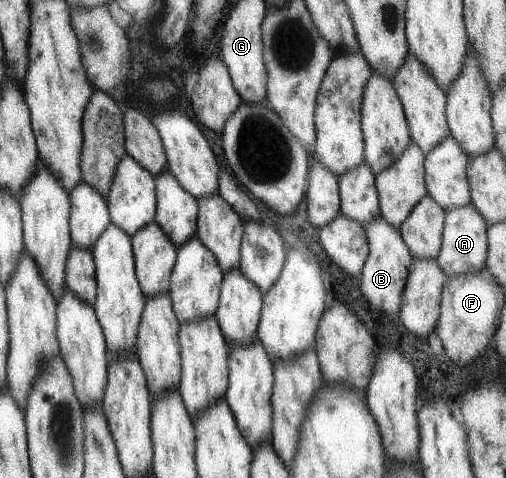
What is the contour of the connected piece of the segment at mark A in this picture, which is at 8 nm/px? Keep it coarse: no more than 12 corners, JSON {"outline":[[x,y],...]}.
{"outline":[[444,211],[434,262],[447,275],[486,268],[485,219]]}

